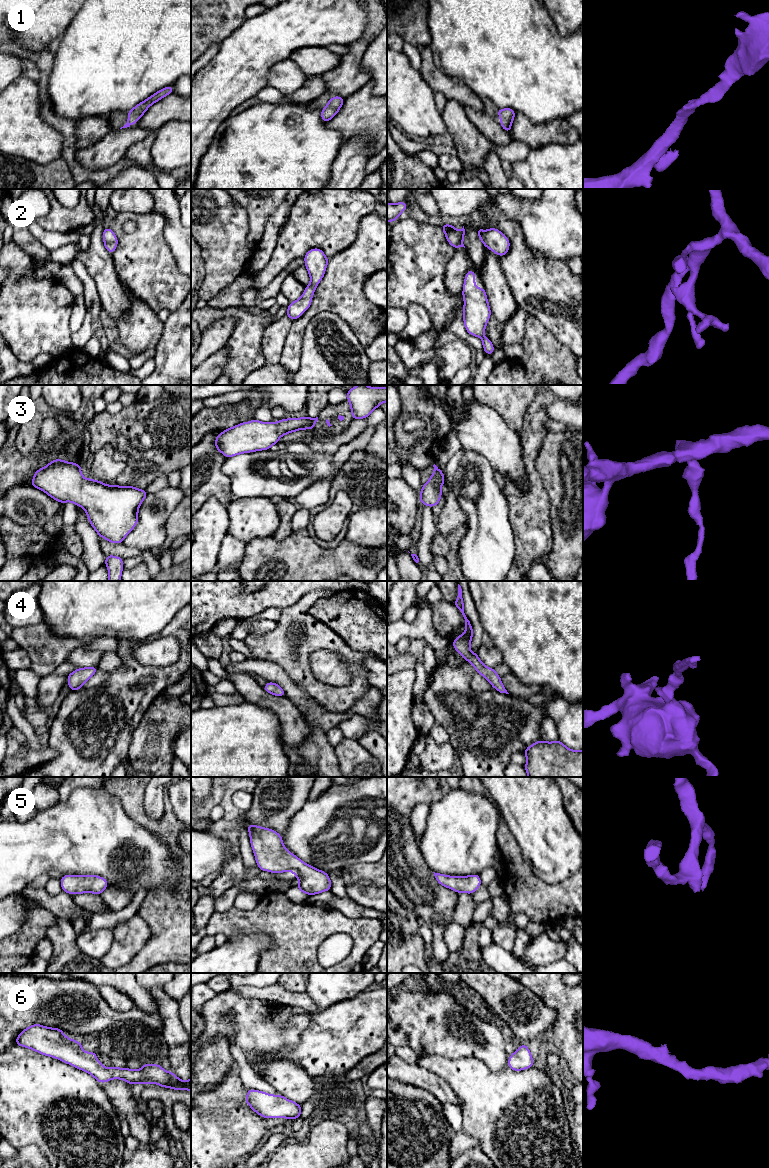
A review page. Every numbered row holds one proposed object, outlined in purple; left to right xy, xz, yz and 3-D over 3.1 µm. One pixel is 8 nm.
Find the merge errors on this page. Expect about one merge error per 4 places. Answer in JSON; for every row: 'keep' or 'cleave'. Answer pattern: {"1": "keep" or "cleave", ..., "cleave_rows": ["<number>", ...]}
{"1": "keep", "2": "keep", "3": "keep", "4": "keep", "5": "keep", "6": "keep", "cleave_rows": []}

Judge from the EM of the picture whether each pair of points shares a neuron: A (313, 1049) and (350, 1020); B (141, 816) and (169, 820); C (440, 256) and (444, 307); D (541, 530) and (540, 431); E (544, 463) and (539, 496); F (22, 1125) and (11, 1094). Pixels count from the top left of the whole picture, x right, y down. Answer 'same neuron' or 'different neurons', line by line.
A: same neuron
B: same neuron
C: same neuron
D: same neuron
E: different neurons
F: same neuron

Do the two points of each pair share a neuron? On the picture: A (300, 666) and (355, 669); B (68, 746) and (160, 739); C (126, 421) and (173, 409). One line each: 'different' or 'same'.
A: same
B: different
C: same

